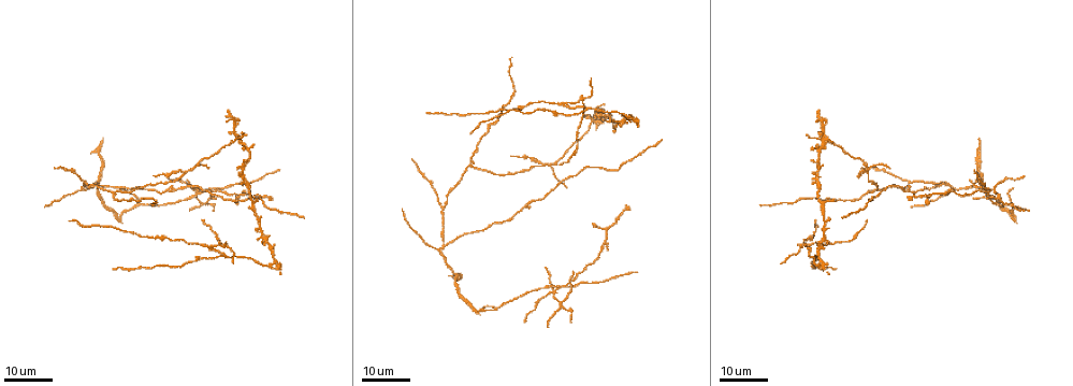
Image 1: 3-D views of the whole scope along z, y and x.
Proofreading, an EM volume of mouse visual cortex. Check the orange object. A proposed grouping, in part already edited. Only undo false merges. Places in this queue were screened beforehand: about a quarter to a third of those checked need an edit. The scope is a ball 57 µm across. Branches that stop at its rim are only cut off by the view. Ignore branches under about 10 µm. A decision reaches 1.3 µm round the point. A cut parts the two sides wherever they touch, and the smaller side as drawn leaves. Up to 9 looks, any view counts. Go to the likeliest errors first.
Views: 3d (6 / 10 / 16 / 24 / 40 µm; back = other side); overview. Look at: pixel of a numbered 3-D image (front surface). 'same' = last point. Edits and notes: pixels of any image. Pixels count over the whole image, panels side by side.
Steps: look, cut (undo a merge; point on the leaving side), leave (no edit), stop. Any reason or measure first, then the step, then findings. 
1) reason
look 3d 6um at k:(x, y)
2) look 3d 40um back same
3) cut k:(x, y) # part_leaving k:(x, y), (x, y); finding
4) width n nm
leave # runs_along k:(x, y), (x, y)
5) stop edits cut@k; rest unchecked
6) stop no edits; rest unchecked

side arm on a straight run
look 3d 24um at 1:(563, 287)

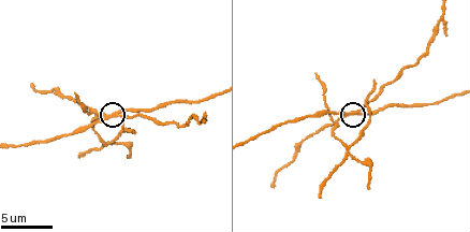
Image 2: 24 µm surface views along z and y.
look 3d 6um at 2:(347, 112)

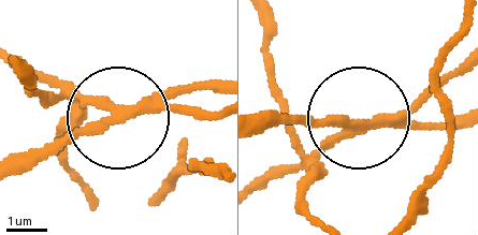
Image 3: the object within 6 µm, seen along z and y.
width 230 nm
cut 3:(82, 97) # part_leaving 3:(144, 105), (213, 112); two neurons meet here

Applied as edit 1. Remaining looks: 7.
look overview

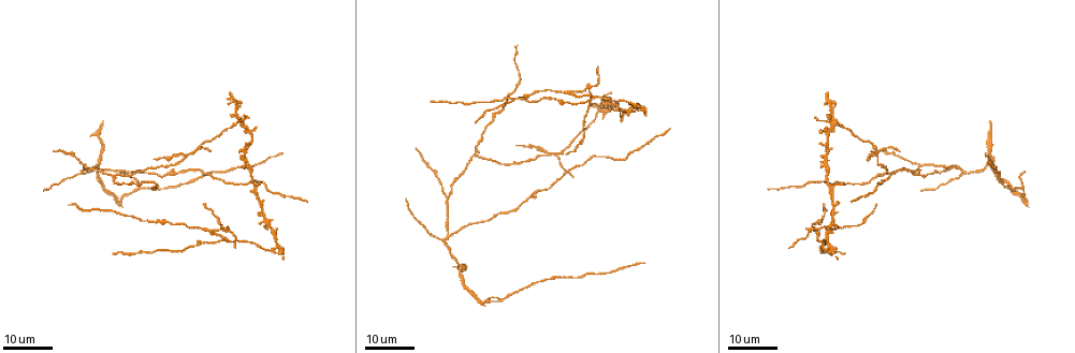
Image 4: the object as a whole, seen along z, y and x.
three-way junction
look 3d 24um at 4:(574, 91)

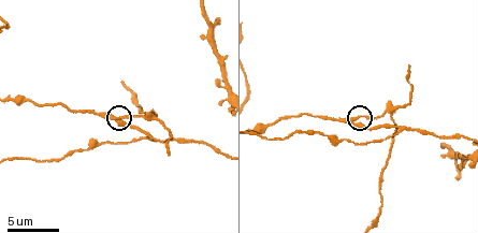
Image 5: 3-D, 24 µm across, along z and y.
closer look
look 3d 10um at 5:(116, 119)

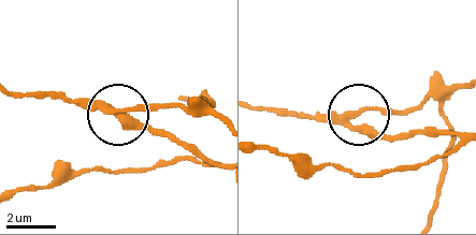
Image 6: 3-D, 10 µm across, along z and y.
side_arm 22 um
cut 6:(141, 111) # part_leaving 6:(345, 116), (440, 103), (453, 141), (431, 215); two neurons meet here

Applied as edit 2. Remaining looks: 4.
side arm on a straight run
look 3d 16um at 4:(114, 175)

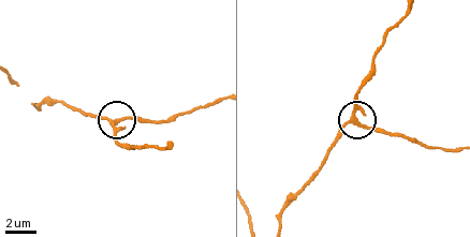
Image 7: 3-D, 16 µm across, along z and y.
zoom in
look 3d 6um at 7:(114, 123)

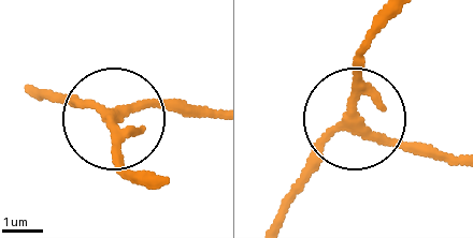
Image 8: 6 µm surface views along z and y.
width 220 nm
leave # runs_along 8:(213, 108), (113, 115), (110, 149), (127, 176); all the same neuron

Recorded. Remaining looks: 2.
side arm on a straight run
look 3d 24um at 4:(957, 170)

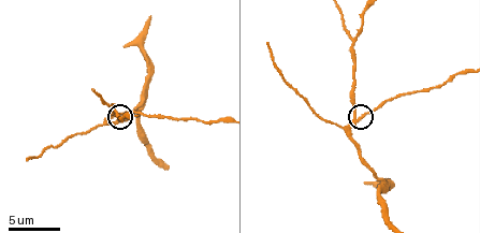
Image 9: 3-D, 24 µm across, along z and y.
look 3d 6um at 9:(354, 123)

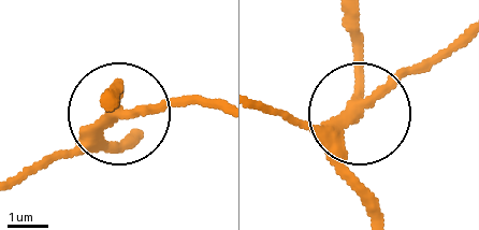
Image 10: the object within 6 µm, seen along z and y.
leave # runs_along 10:(349, 12), (363, 108), (459, 36); all the same neuron

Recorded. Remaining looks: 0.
stop edits cut@3, cut@6; rest unchecked

